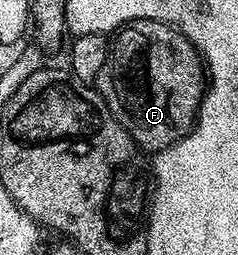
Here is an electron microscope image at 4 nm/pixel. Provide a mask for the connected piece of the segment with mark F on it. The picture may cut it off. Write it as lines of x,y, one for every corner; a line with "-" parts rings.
131,20
115,33
108,49
106,66
102,66
102,74
98,74
94,84
110,114
127,130
136,147
155,154
177,144
191,132
200,112
200,103
204,101
206,69
196,47
172,25
157,20

